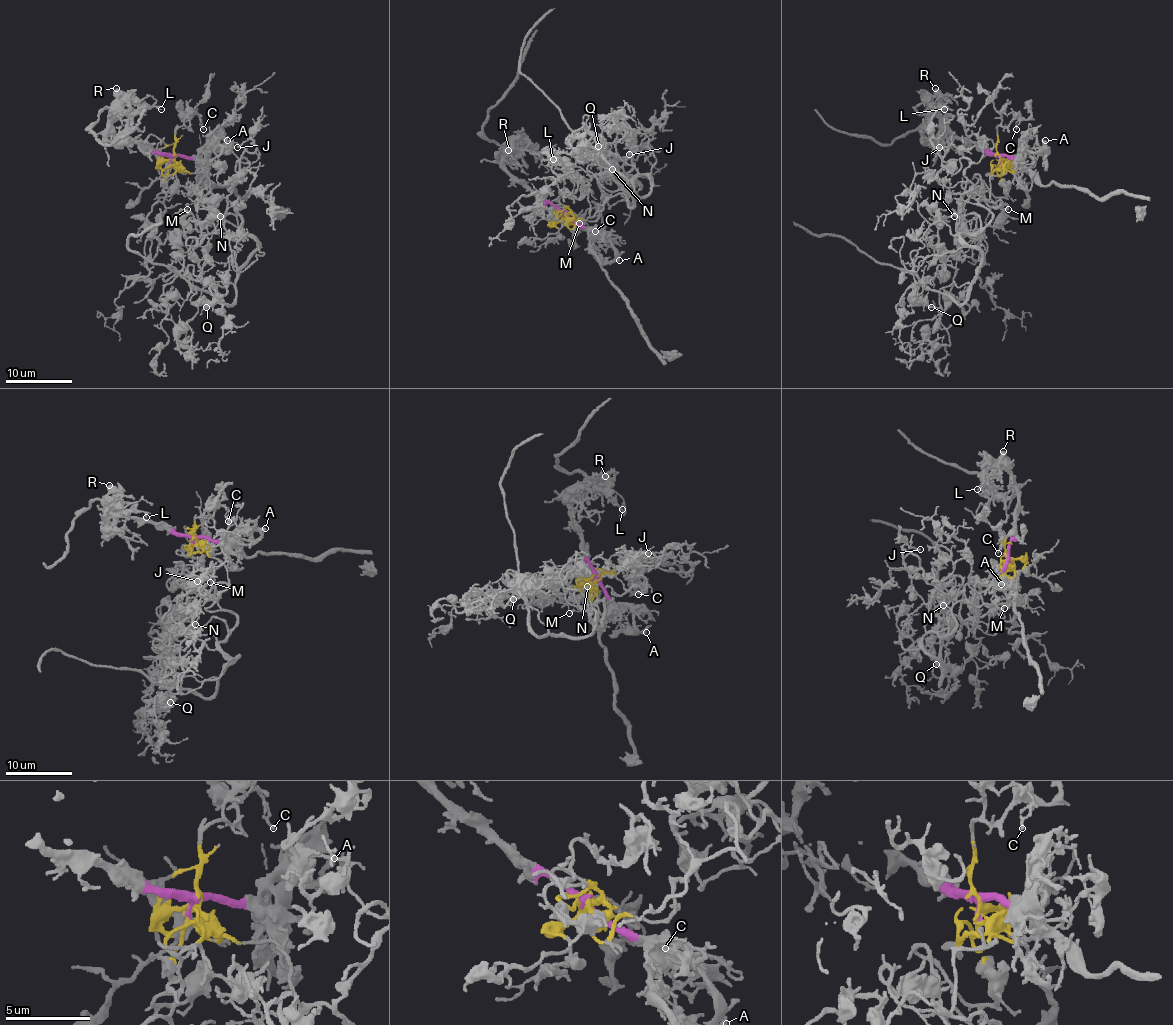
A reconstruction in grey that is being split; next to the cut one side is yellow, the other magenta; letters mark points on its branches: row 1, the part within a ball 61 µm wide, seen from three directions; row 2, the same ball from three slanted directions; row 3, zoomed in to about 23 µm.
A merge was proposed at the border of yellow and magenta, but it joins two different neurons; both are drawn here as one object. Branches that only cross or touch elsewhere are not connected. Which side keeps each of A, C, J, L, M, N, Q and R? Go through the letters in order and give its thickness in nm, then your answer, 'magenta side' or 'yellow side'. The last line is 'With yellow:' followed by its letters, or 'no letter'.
A: 320 nm thick; magenta side
C: 160 nm thick; yellow side
J: 100 nm thick; yellow side
L: 220 nm thick; magenta side
M: 140 nm thick; yellow side
N: 150 nm thick; yellow side
Q: 240 nm thick; yellow side
R: 600 nm thick; magenta side
With yellow: C, J, M, N, Q

